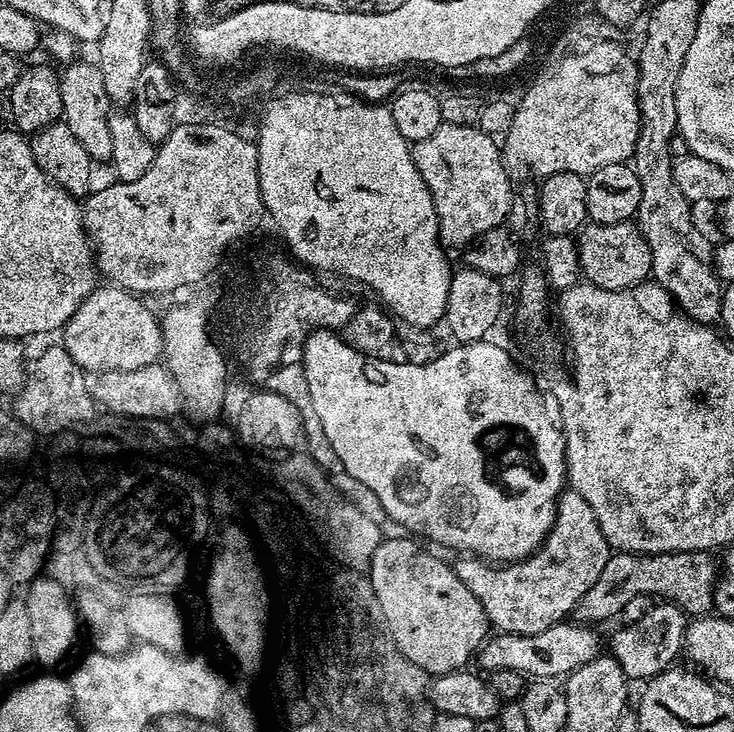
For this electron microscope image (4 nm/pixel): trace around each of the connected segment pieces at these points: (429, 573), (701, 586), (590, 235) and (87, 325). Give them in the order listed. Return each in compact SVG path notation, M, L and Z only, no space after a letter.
M392 536L380 541L370 561L372 588L378 594L378 602L386 614L388 624L396 639L396 644L408 658L433 677L446 672L458 672L465 667L468 659L479 653L490 632L488 616L482 602L474 598L472 591L458 578L451 563L439 560L432 552L427 552L420 544L407 540L404 536Z
M616 552L609 555L606 570L602 570L598 582L594 582L594 586L590 586L590 590L586 590L586 594L582 594L582 598L576 603L575 619L581 624L600 626L603 620L614 618L616 620L621 615L623 607L639 595L663 598L665 601L678 605L692 618L707 616L714 608L718 581L718 560L714 557L712 552L663 552L653 556L638 552Z
M585 223L578 233L576 245L580 255L580 275L585 281L602 290L622 290L643 284L652 275L652 259L646 238L642 238L635 223Z
M97 286L64 323L62 347L68 351L70 358L74 358L76 365L84 369L85 373L99 374L107 372L110 368L136 370L138 366L155 364L161 359L164 351L164 330L161 321L140 300L143 299L137 293L127 292L125 288Z

